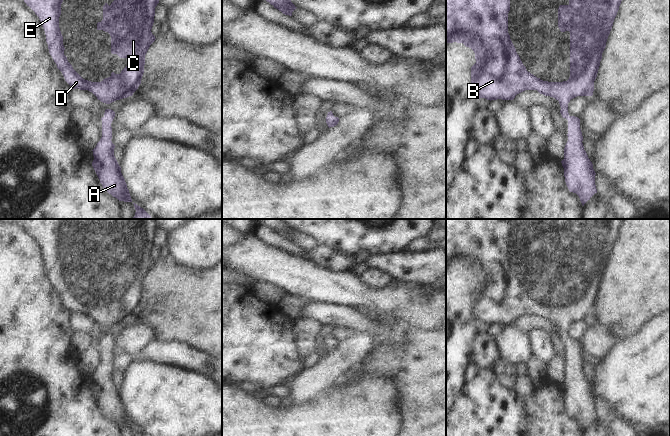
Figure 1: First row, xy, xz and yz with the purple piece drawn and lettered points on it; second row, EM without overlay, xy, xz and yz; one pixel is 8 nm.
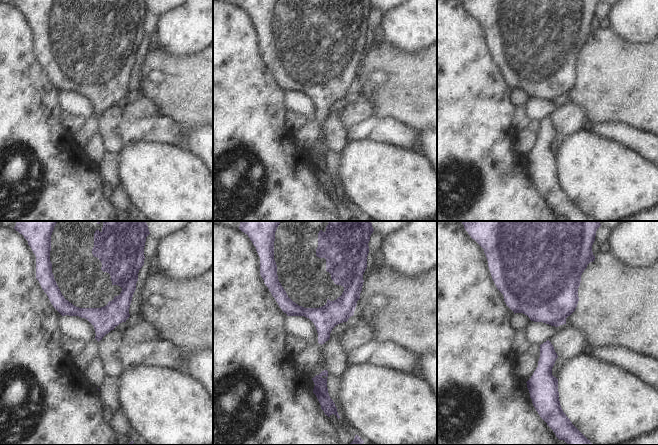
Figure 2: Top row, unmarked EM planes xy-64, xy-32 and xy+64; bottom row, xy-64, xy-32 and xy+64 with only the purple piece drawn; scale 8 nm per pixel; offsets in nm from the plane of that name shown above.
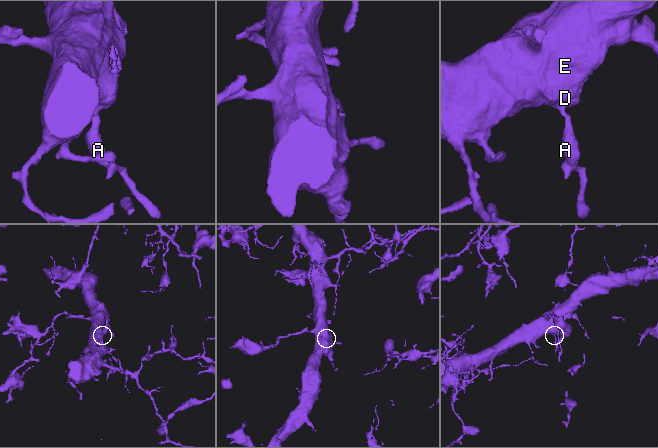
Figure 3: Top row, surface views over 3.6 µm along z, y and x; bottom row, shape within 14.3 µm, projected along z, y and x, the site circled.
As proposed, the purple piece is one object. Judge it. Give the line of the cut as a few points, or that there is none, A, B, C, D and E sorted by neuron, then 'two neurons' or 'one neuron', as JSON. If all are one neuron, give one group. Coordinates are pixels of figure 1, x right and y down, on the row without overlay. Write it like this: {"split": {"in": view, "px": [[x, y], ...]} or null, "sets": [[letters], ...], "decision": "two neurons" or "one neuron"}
{"split": null, "sets": [["A", "B", "C", "D", "E"]], "decision": "one neuron"}

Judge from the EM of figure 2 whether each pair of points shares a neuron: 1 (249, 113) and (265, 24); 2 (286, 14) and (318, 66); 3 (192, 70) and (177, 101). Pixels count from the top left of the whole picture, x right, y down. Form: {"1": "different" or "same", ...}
{"1": "different", "2": "same", "3": "same"}

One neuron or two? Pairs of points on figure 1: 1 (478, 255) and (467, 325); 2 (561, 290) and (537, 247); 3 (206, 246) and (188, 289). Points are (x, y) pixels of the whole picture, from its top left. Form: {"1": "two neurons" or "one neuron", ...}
{"1": "two neurons", "2": "one neuron", "3": "two neurons"}

